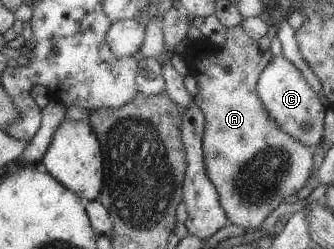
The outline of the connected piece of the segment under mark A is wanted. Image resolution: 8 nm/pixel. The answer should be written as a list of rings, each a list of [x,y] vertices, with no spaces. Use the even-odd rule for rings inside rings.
[[[237,25],[227,29],[226,42],[217,46],[205,37],[190,41],[190,50],[185,54],[189,62],[189,74],[199,81],[199,93],[194,98],[204,112],[204,161],[208,179],[215,185],[219,202],[226,212],[229,222],[255,232],[275,208],[287,196],[297,194],[312,174],[313,152],[281,127],[267,114],[256,91],[259,75],[272,56],[268,51],[261,52],[257,42],[245,34]]]

